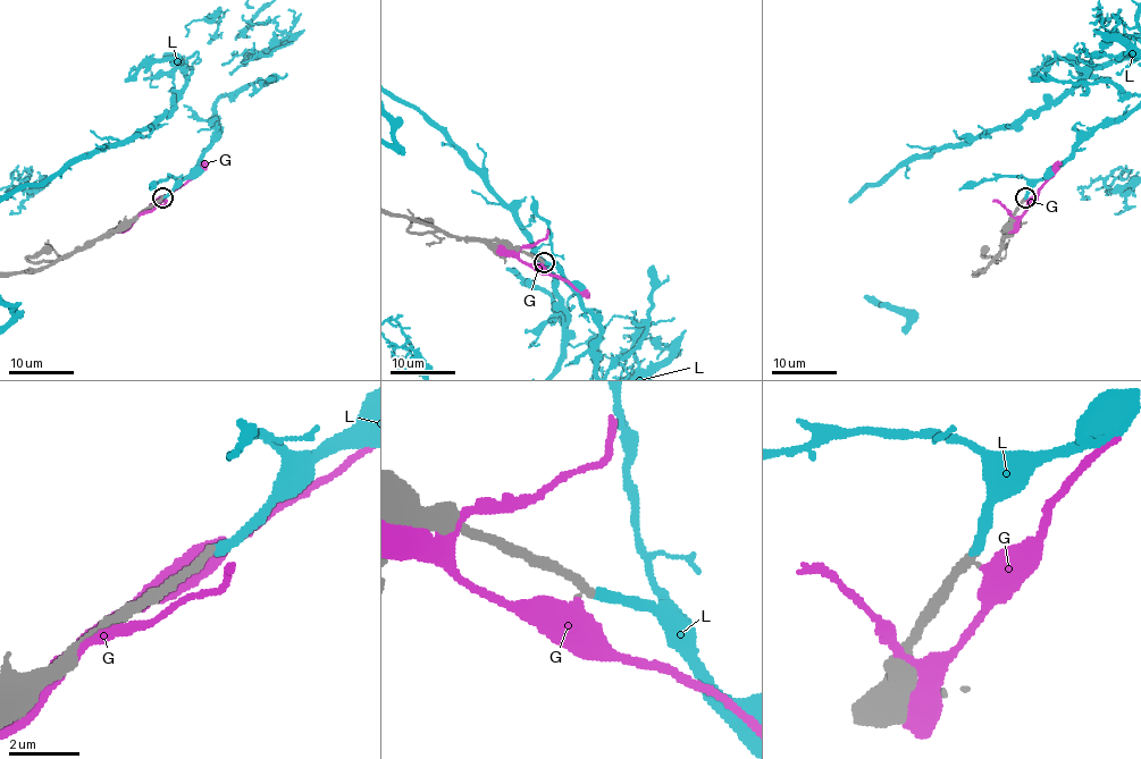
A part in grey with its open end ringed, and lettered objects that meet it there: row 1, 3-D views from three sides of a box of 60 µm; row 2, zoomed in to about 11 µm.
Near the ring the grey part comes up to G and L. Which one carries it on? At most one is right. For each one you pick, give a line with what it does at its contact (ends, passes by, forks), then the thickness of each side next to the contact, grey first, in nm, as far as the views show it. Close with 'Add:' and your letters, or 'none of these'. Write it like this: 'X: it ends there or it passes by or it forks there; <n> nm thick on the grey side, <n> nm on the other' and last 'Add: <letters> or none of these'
L: it ends there; 280 nm thick on the grey side, 280 nm on the other
Add: L

